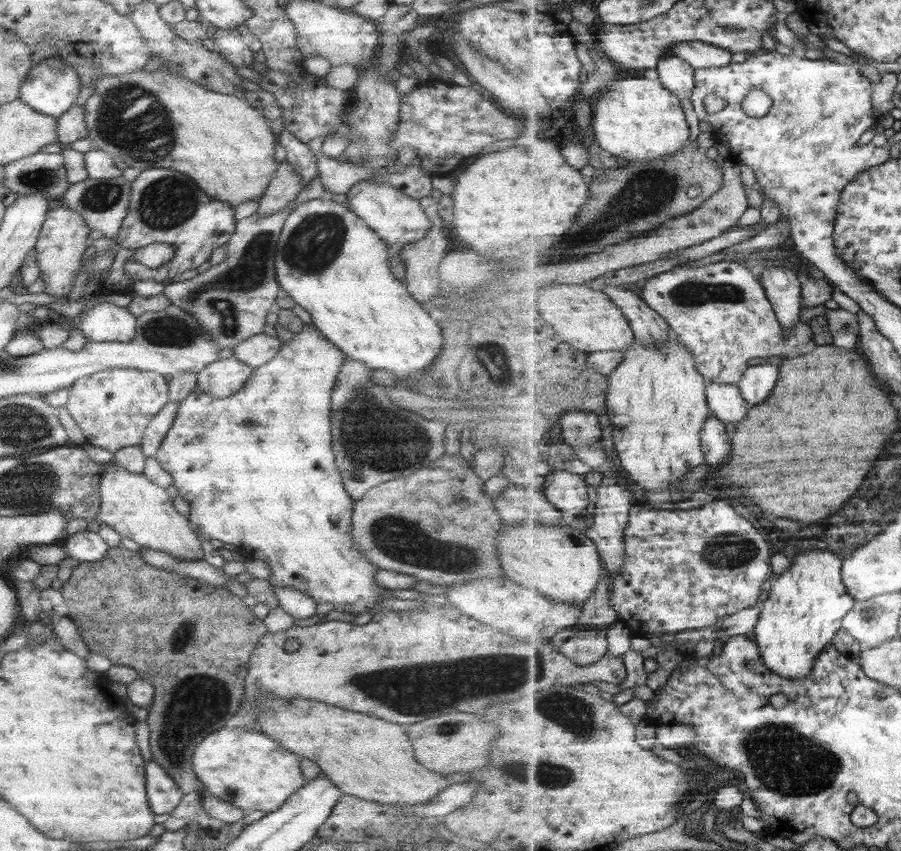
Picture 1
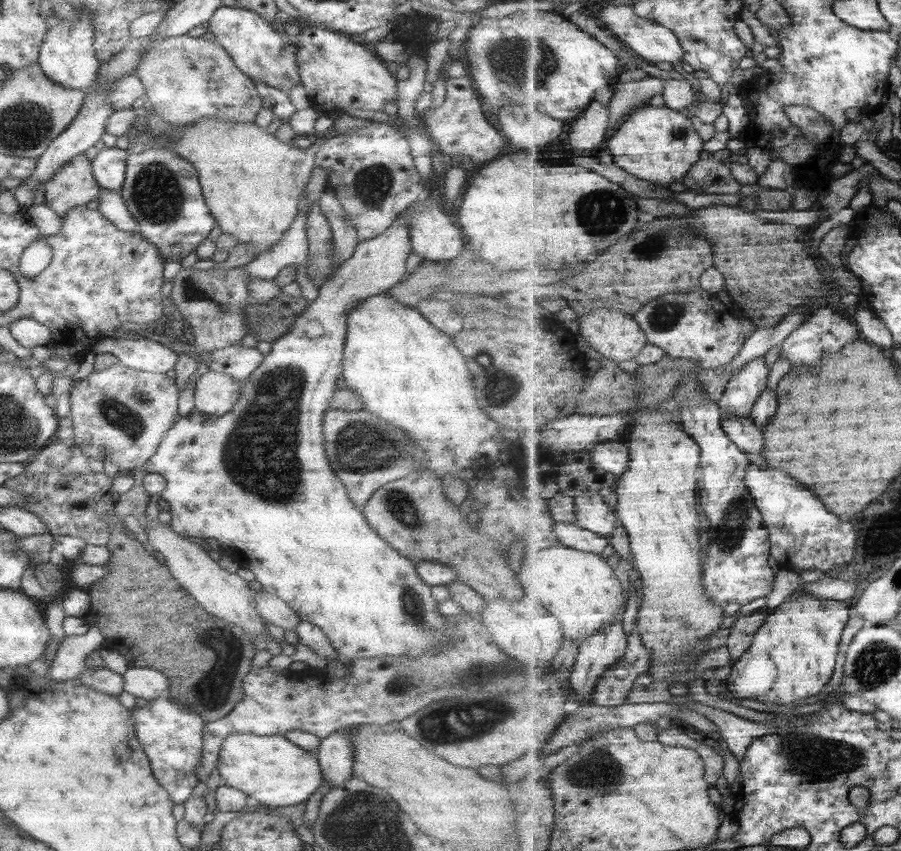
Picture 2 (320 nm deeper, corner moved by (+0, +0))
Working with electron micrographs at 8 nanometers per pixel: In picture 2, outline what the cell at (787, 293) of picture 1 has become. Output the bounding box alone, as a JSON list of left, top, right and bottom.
[718,356,769,416]

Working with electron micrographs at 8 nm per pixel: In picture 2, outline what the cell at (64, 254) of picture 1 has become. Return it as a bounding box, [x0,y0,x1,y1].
[44,153,100,216]

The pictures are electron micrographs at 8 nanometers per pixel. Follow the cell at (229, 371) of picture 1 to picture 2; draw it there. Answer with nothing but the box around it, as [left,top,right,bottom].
[193,370,241,417]

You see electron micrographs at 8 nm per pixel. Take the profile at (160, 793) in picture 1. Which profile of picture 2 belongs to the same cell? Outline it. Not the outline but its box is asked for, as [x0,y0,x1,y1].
[130,696,205,804]

